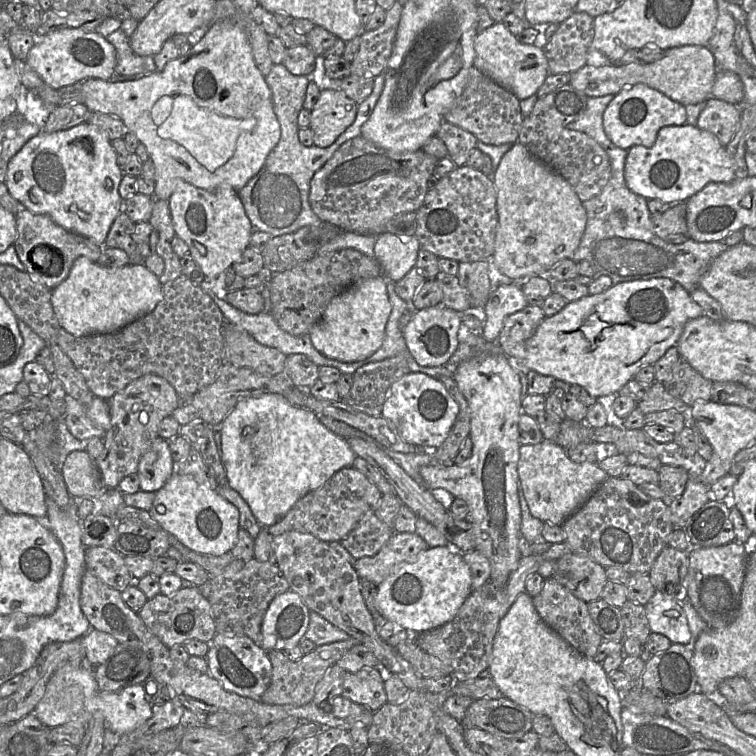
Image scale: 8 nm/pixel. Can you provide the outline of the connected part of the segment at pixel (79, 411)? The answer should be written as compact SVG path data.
M65 395L65 423L70 433L79 440L104 437L106 430L94 423L86 413L86 407L70 395Z

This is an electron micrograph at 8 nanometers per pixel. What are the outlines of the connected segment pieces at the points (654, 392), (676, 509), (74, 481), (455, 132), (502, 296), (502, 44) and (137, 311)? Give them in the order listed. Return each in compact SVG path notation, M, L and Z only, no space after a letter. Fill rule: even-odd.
M654 381L650 386L648 386L644 397L637 402L636 408L644 414L665 410L675 410L683 415L686 427L693 430L693 425L695 424L690 406L671 396L666 391L663 384L658 381Z
M698 476L689 478L684 492L668 504L674 529L685 528L689 518L710 501L710 486L703 484Z
M85 451L70 452L60 471L72 497L99 497L105 493L97 465Z
M443 121L436 136L445 143L448 157L457 166L466 166L465 162L470 152L478 143L472 133L446 121Z
M517 282L498 285L490 294L483 307L486 315L483 338L487 342L496 342L504 320L511 314L528 306L521 285Z
M495 23L477 35L474 40L474 53L474 66L511 91L519 100L533 96L549 74L543 51L533 45L520 43L503 23Z
M86 257L77 258L68 277L52 290L51 303L61 329L73 336L117 332L151 313L162 300L159 278L144 264L102 267Z

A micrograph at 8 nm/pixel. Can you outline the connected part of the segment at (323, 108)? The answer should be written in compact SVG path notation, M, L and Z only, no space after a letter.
M321 90L310 111L313 145L328 147L355 121L358 103L341 90Z

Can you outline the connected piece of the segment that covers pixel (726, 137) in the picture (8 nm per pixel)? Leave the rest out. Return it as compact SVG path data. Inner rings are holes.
M715 98L704 103L697 120L697 127L713 134L726 147L739 127L741 108Z

